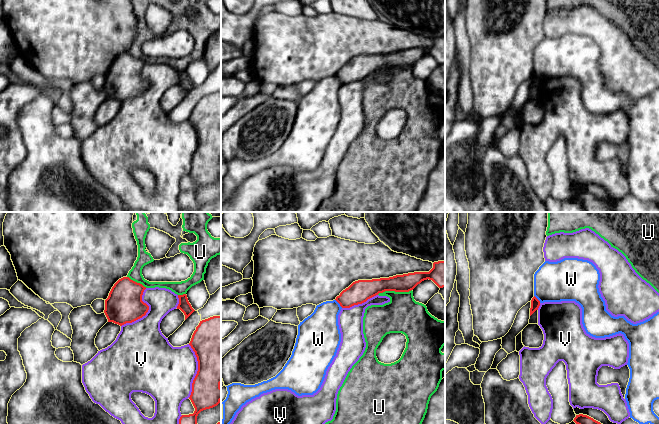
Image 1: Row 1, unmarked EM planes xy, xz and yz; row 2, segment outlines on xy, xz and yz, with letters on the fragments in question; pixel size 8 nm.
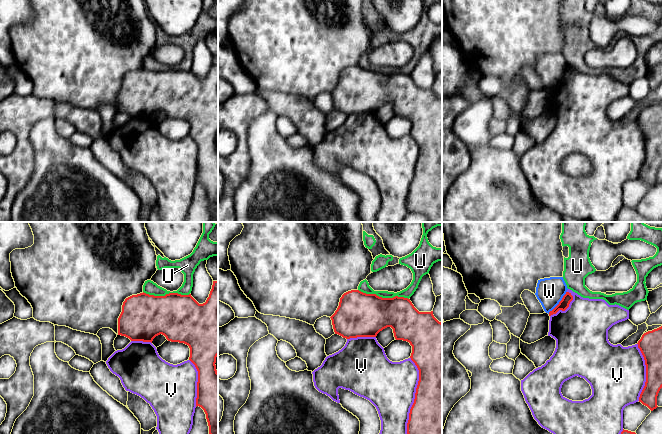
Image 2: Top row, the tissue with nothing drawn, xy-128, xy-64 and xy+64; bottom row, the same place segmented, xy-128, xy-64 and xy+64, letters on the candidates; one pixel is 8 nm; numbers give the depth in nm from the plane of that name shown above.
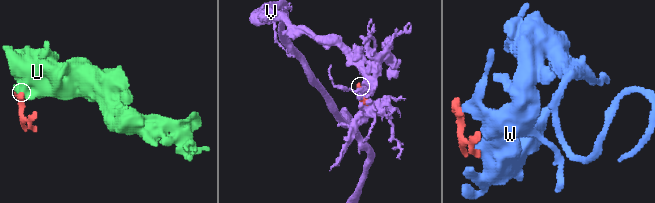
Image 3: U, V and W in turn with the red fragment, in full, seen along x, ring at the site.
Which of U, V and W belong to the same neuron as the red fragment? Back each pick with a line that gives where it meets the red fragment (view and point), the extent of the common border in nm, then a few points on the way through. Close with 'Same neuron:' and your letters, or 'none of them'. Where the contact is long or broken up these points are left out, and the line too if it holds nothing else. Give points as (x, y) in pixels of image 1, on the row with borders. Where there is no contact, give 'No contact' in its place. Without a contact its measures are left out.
Same neuron: none of them

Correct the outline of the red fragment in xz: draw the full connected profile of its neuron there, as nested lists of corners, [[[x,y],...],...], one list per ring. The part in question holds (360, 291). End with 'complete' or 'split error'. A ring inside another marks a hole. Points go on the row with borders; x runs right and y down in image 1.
[[[445,261],[434,262],[433,268],[429,272],[414,272],[389,278],[355,281],[335,300],[342,308],[350,308],[385,291],[409,292],[427,279],[432,280],[439,288],[445,287]]]; complete

